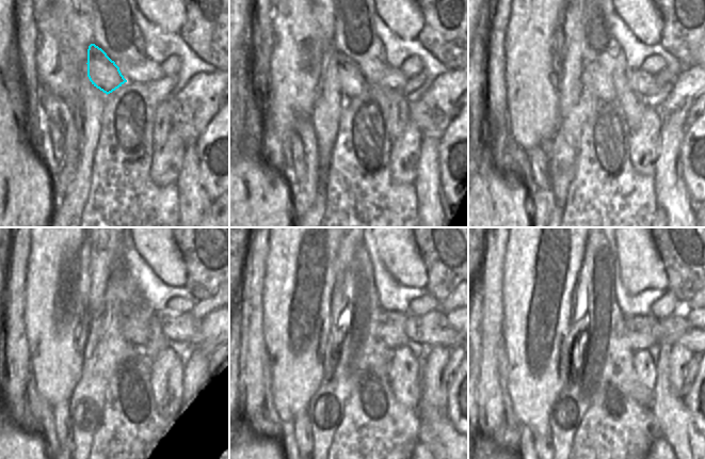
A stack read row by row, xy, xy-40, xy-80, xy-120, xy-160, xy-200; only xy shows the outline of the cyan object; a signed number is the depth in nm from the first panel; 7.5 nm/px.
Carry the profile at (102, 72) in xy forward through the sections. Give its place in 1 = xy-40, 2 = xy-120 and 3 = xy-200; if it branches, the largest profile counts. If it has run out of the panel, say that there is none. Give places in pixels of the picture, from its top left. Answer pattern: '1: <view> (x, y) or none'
1: xy-40 (352, 80)
2: xy-120 (139, 328)
3: xy-200 (639, 329)

